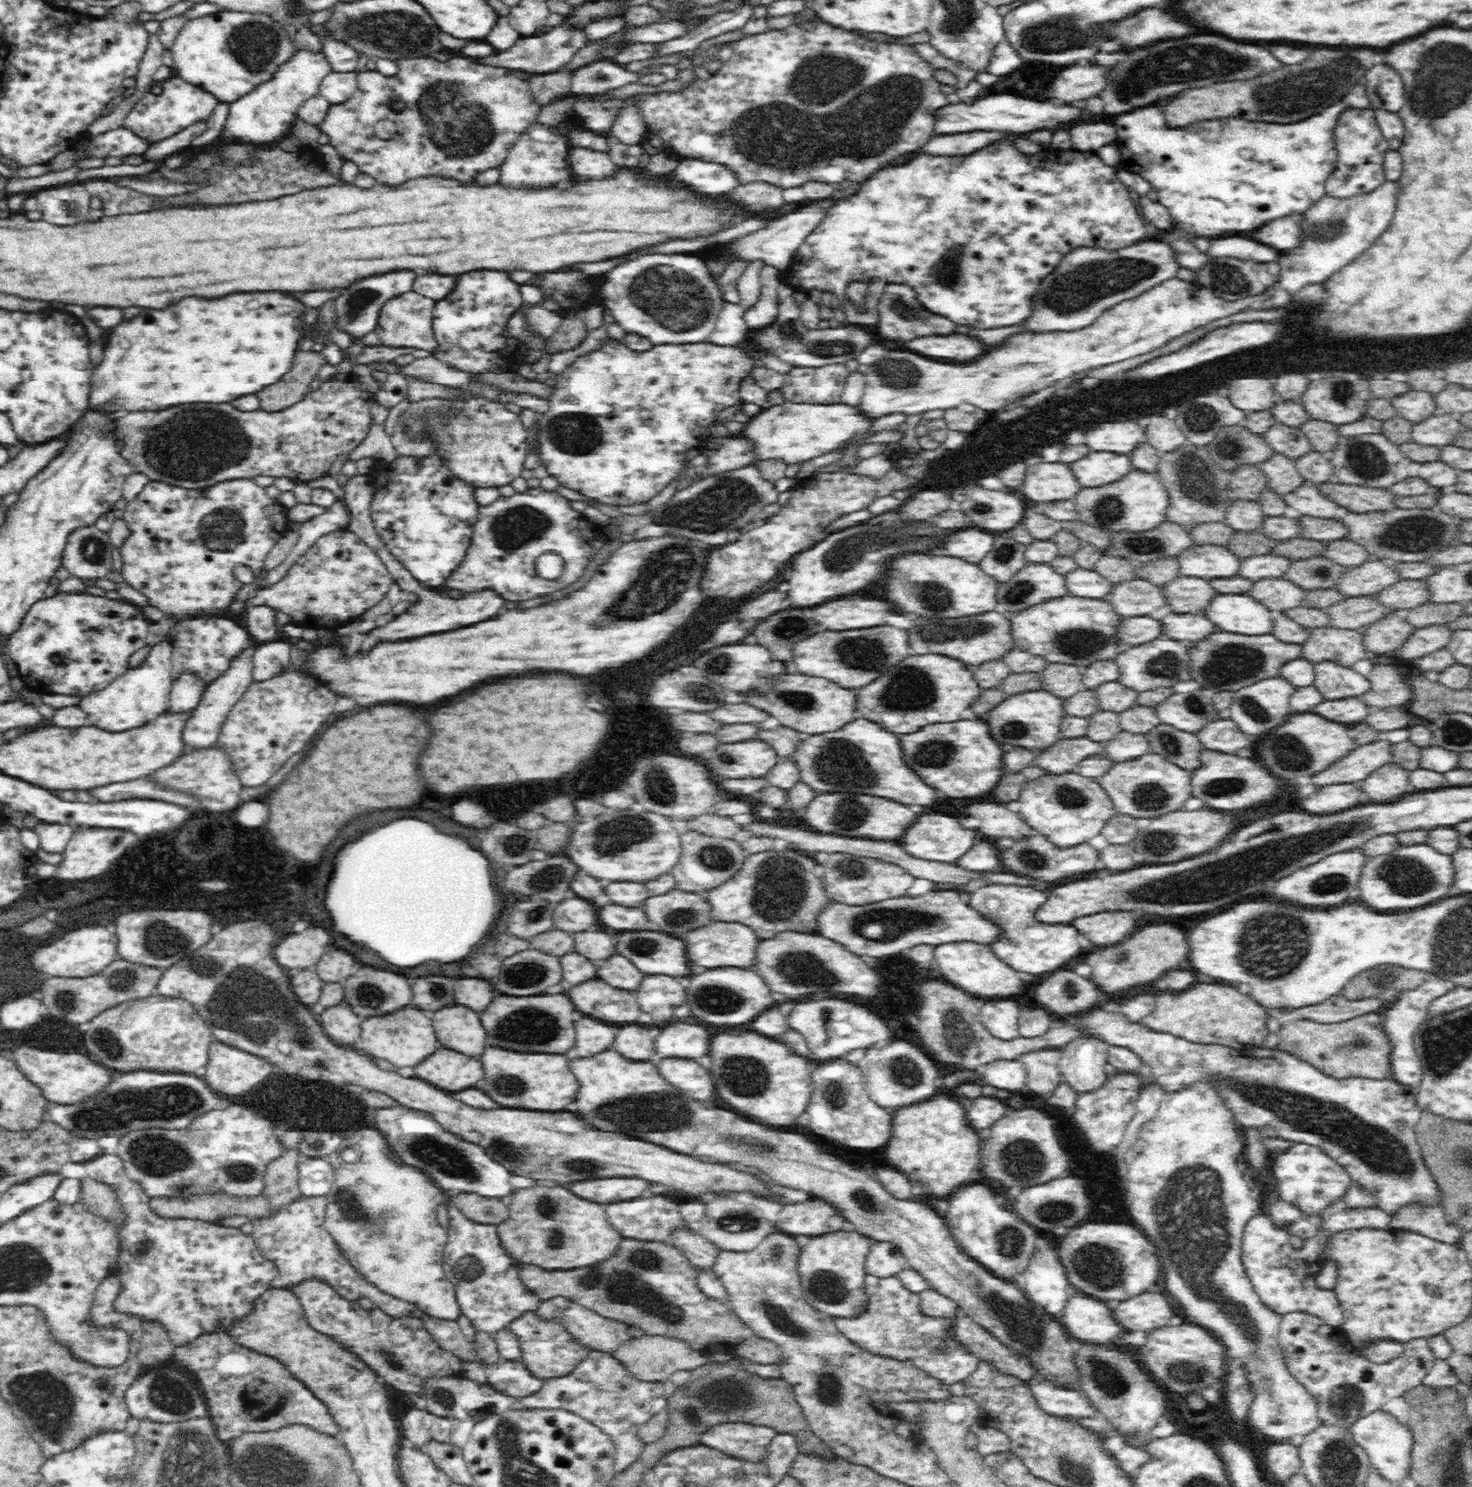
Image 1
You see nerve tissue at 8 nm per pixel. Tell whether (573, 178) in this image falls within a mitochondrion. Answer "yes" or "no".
no

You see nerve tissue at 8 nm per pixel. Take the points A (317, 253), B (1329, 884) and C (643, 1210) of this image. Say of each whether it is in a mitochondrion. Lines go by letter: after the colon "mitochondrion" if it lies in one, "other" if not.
A: other
B: mitochondrion
C: other

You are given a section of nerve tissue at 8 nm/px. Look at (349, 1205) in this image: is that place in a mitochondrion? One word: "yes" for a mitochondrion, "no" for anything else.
yes

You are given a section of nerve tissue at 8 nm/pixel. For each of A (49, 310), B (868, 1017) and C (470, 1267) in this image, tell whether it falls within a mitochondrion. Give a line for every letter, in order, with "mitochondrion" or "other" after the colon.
A: other
B: other
C: mitochondrion

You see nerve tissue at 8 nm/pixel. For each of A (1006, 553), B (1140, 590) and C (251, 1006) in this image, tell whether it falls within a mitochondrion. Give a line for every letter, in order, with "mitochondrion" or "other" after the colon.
A: mitochondrion
B: other
C: mitochondrion

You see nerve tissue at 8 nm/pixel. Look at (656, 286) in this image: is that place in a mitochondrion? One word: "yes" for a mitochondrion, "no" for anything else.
yes

